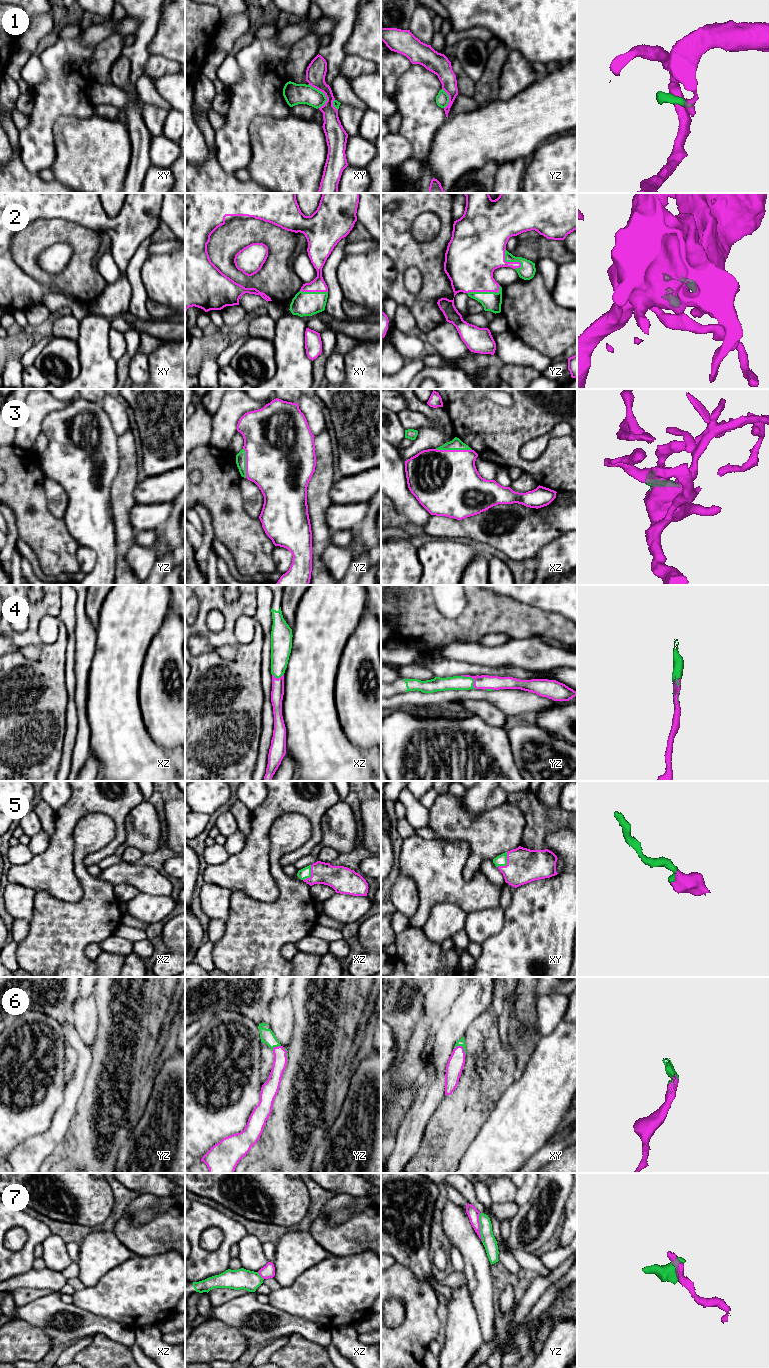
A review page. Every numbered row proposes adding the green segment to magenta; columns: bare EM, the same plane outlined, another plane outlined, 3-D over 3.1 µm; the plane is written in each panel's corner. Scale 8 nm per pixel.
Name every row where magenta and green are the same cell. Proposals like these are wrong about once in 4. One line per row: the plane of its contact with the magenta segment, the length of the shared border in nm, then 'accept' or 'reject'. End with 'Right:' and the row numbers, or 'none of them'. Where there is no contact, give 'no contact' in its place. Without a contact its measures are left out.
1: xy | 220 nm | reject
2: yz | 280 nm | accept
3: xz | 280 nm | accept
4: yz | 170 nm | accept
5: xy | 150 nm | accept
6: xy | 120 nm | accept
7: yz | 220 nm | reject
Right: 2, 3, 4, 5, 6

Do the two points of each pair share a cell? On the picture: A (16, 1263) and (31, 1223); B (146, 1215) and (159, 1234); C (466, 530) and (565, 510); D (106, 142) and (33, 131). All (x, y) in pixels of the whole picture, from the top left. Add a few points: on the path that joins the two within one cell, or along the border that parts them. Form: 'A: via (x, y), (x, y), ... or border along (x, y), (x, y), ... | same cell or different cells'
A: via (26, 1253), (33, 1244), (33, 1233) | same cell
B: border along (171, 1208), (144, 1223), (131, 1222) | different cells
C: via (491, 538), (510, 535), (515, 531), (540, 528) | same cell
D: border along (67, 115), (60, 116), (53, 125), (54, 157) | different cells

